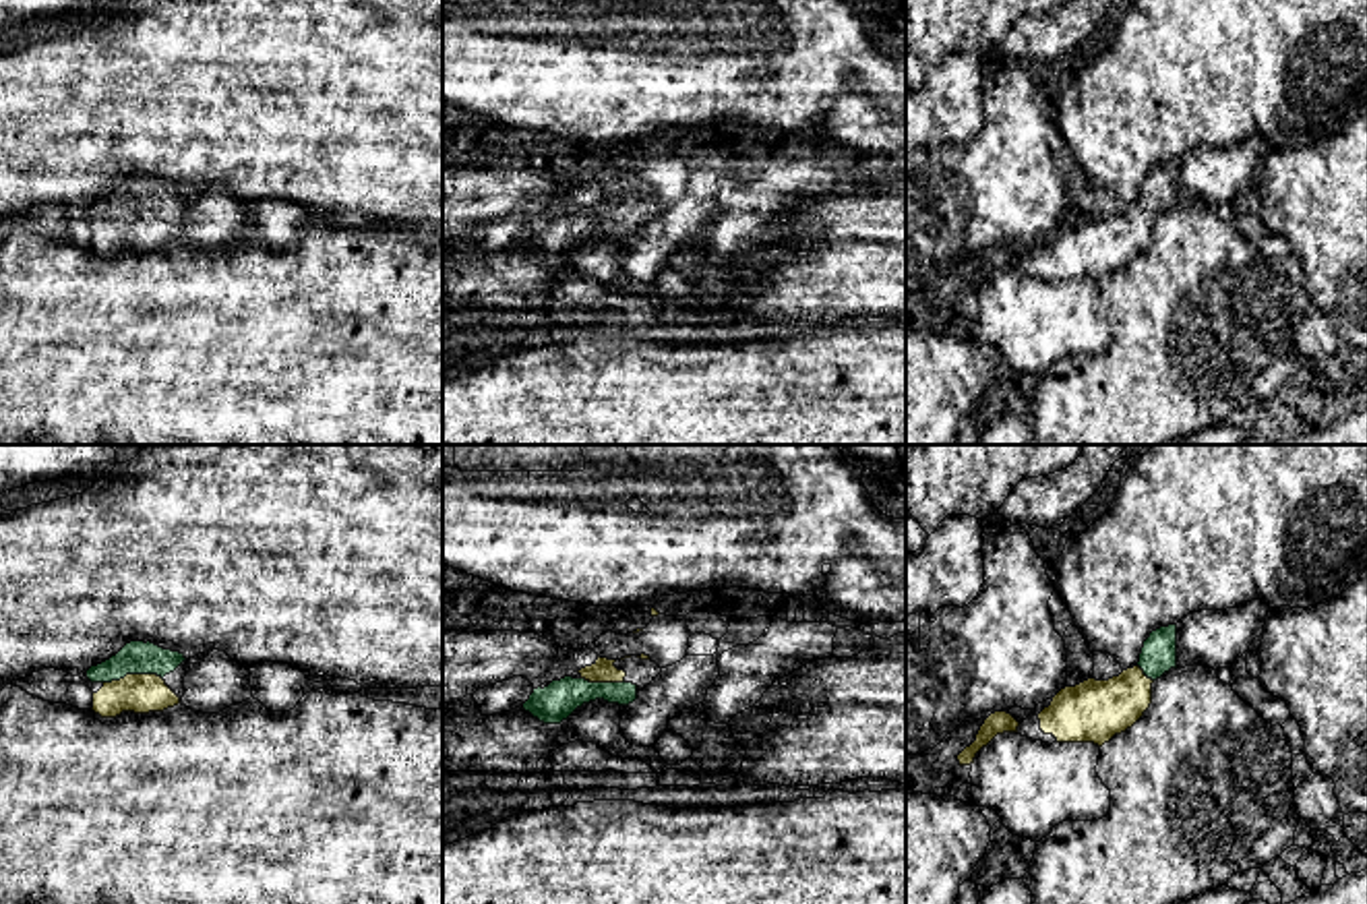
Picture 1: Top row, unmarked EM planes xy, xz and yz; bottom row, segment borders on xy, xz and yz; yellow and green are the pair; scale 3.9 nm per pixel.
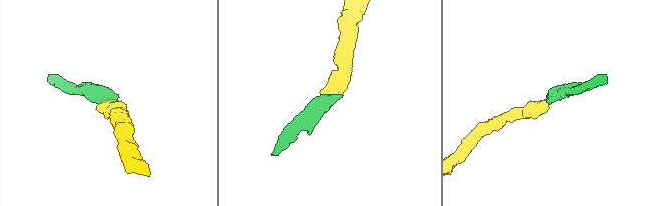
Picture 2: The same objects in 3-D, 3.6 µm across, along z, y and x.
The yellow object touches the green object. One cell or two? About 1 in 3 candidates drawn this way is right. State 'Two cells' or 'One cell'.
One cell

